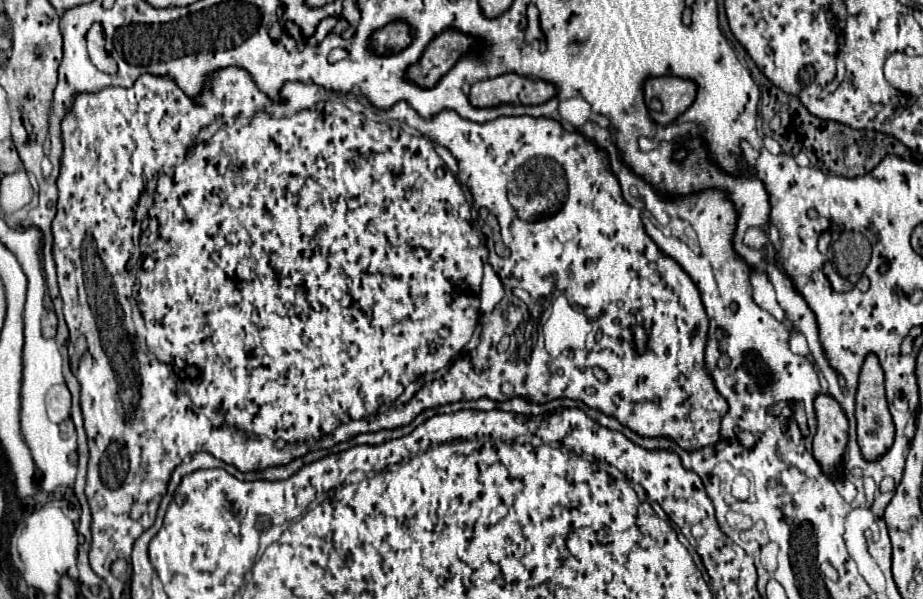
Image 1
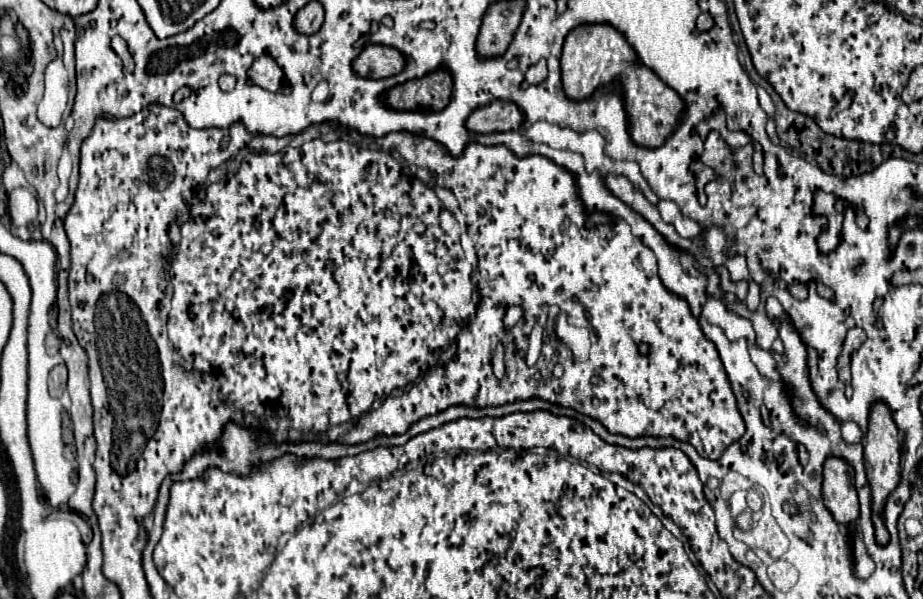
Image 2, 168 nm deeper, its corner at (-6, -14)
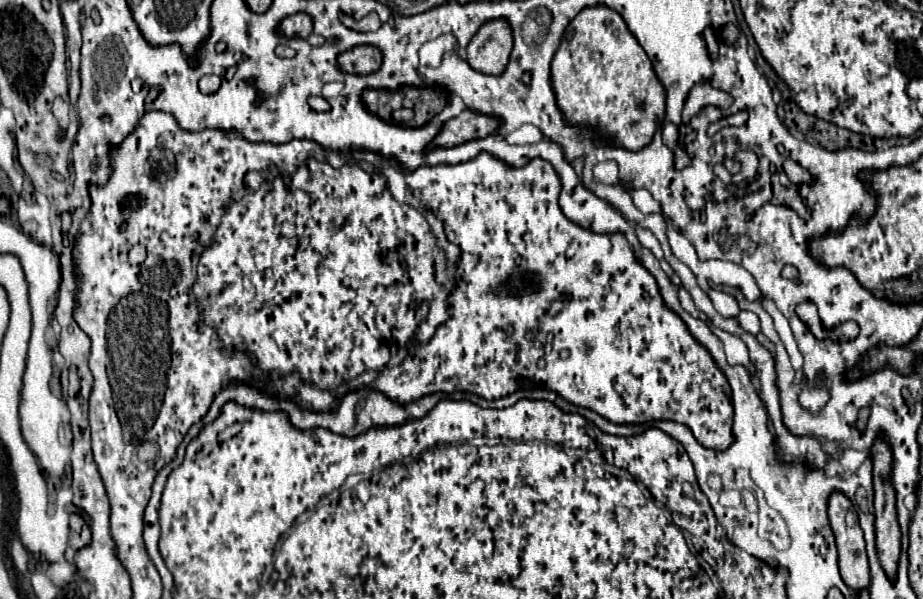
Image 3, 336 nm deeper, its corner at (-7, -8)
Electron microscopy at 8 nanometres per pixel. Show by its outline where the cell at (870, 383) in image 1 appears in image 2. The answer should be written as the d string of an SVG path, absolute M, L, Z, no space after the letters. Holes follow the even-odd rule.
M877 403L871 409L869 417L869 431L867 431L867 443L865 443L865 467L867 467L867 479L871 485L871 499L873 499L873 527L875 527L875 539L879 545L889 543L889 531L883 523L883 509L887 497L895 491L895 487L901 481L901 451L899 451L899 431L895 427L895 421L891 417L891 411L885 403Z

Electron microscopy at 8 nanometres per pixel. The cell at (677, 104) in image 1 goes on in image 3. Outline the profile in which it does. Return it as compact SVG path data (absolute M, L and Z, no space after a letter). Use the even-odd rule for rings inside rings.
M604 5L582 9L566 27L562 43L552 59L552 89L568 123L586 125L628 151L640 151L646 147L666 119L666 89L658 81L652 61L630 33L624 19ZM640 103L644 103L644 109L638 109Z

